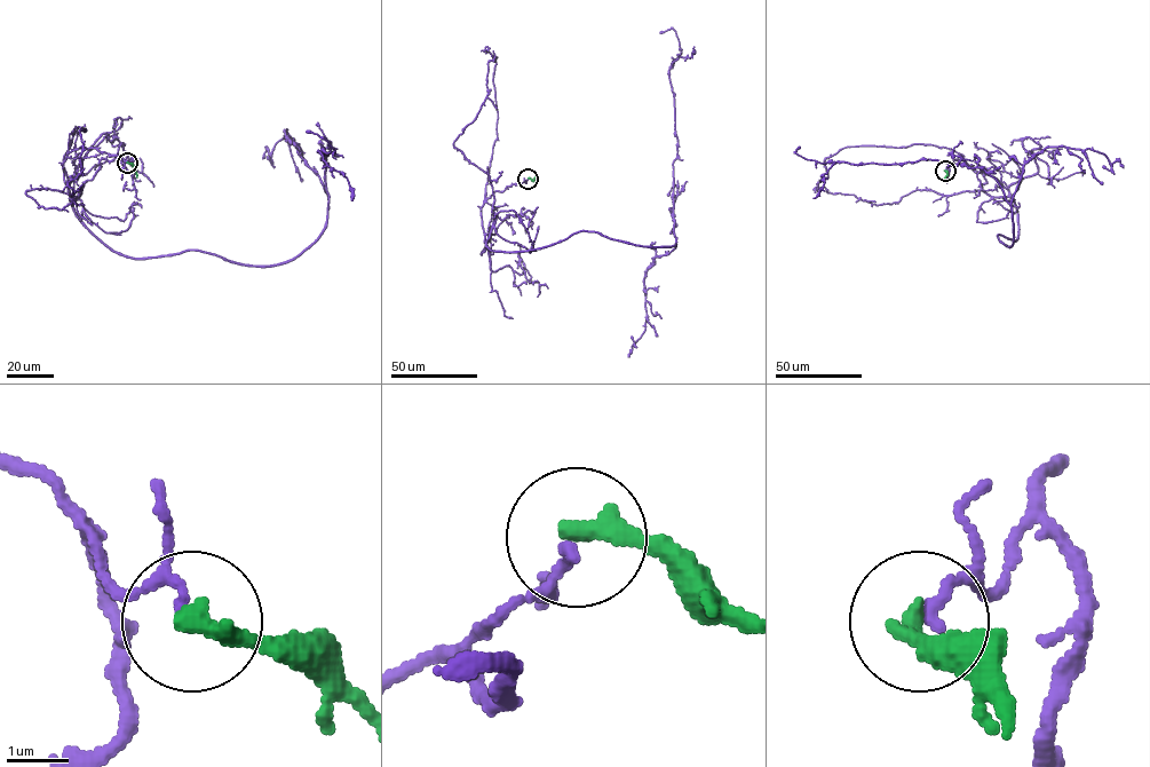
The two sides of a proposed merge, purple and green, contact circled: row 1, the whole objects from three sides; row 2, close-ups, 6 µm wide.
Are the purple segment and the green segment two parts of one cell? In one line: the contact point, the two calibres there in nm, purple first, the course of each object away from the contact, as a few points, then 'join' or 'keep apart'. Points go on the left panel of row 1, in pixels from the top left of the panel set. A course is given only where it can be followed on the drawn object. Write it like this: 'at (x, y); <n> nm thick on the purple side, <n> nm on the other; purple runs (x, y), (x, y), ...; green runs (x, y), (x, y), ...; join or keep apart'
at (127, 163); 170 nm thick on the purple side, 360 nm on the other; purple runs (127, 163), (63, 161), (112, 250), (270, 266), (326, 221), (334, 151), (306, 132); green runs (127, 163), (135, 167), (137, 178); keep apart

